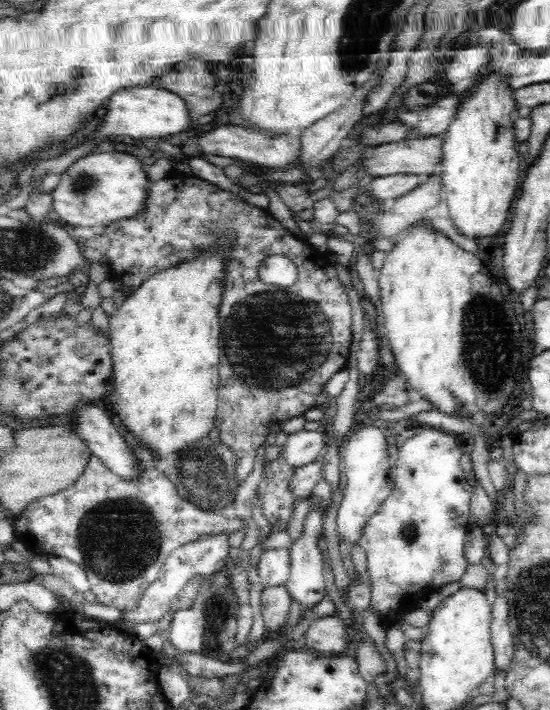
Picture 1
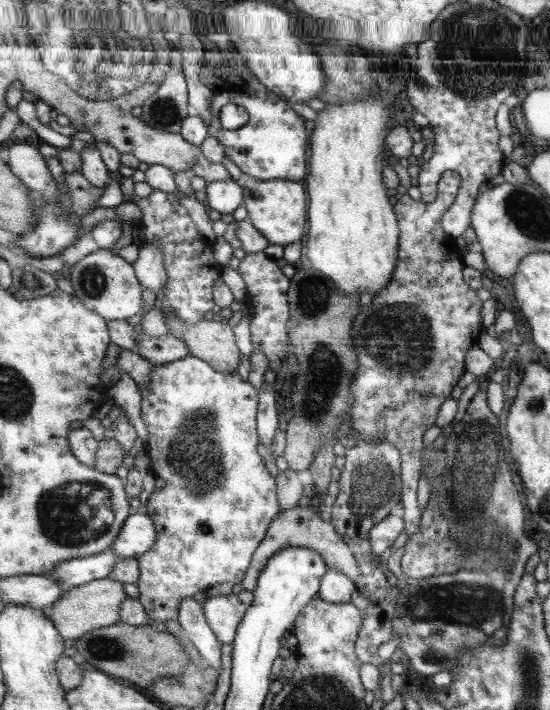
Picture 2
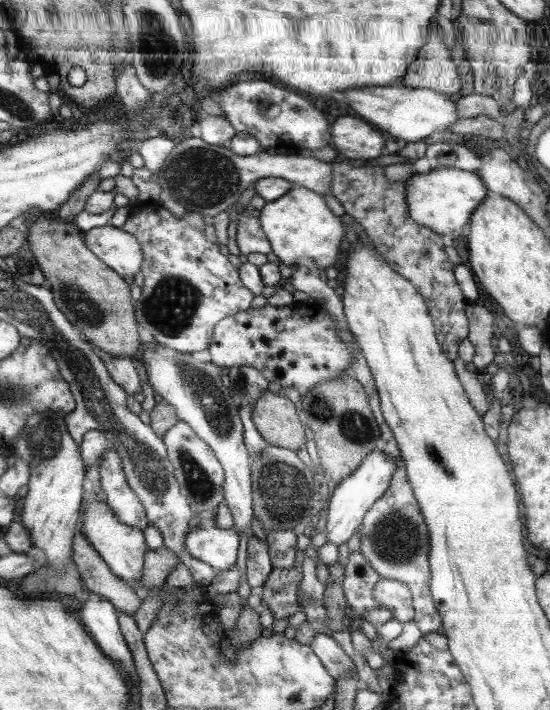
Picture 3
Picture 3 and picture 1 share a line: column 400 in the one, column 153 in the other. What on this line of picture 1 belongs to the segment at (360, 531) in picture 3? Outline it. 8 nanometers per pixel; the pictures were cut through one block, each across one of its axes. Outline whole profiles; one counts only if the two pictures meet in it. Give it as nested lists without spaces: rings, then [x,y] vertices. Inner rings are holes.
[[[136,446],[135,457],[143,470],[132,482],[128,482],[109,470],[106,464],[96,456],[91,456],[83,474],[68,489],[53,496],[44,496],[29,503],[20,514],[14,517],[14,535],[16,541],[24,544],[35,556],[60,556],[79,564],[87,573],[89,590],[96,601],[114,607],[121,613],[134,612],[144,596],[149,584],[160,574],[163,564],[175,548],[193,542],[200,536],[220,534],[232,535],[238,532],[244,522],[236,518],[233,504],[220,512],[208,512],[184,497],[180,497],[174,484],[155,467],[155,461],[148,449]]]

